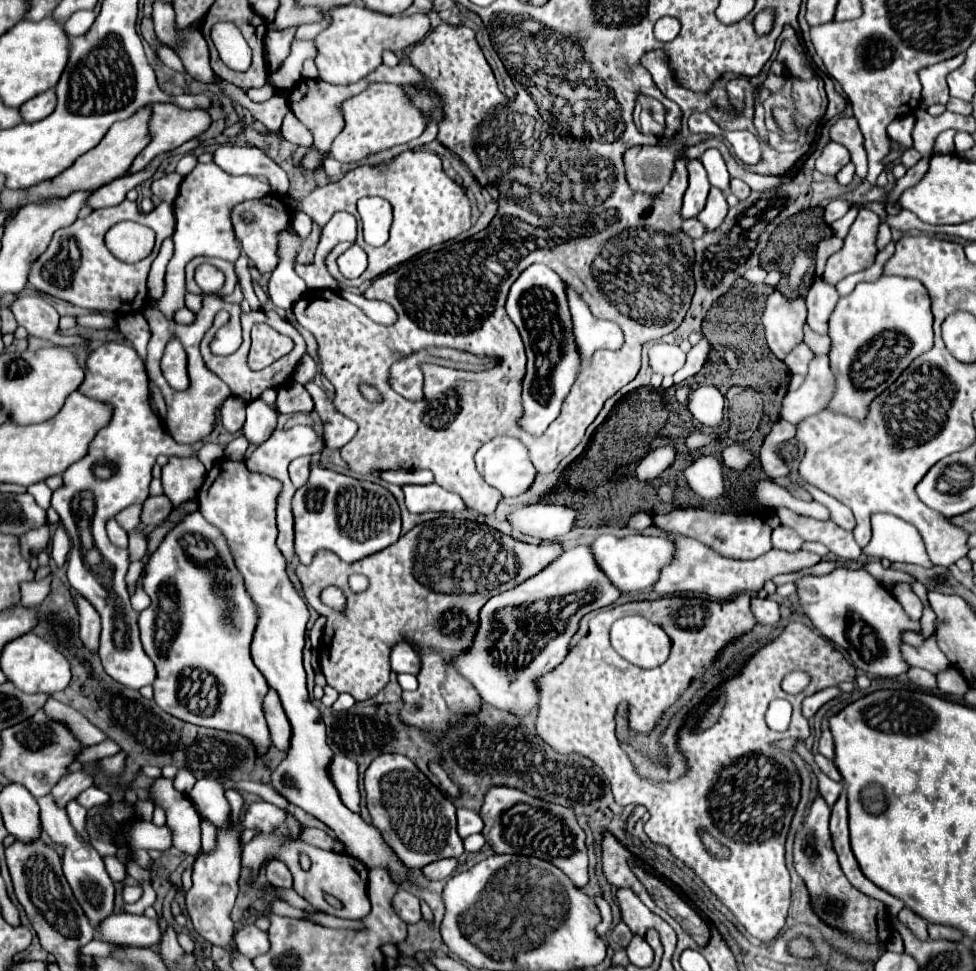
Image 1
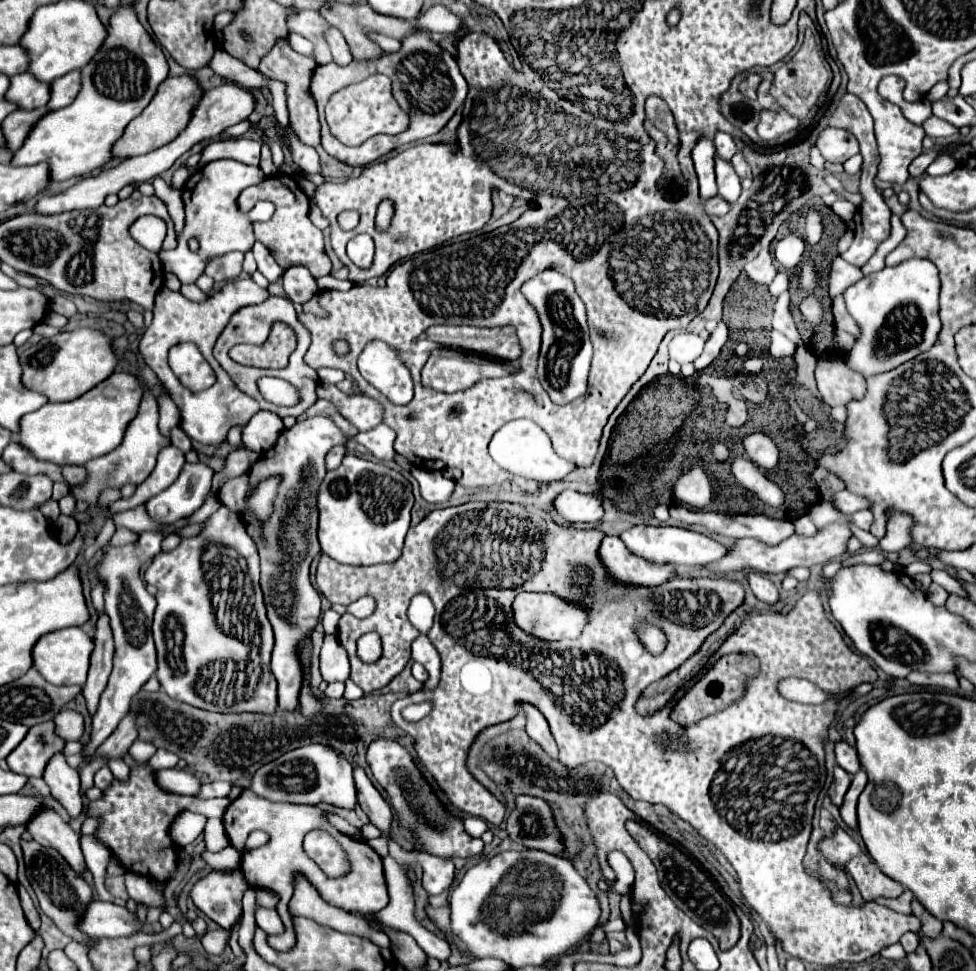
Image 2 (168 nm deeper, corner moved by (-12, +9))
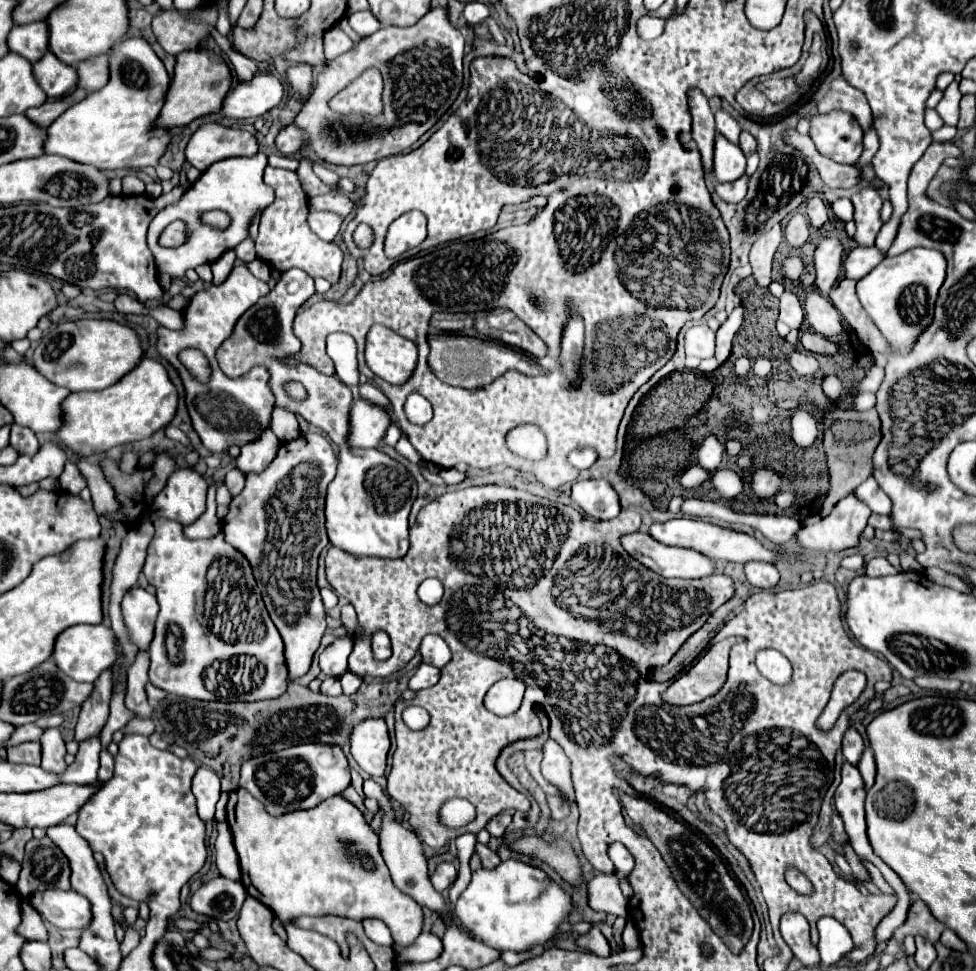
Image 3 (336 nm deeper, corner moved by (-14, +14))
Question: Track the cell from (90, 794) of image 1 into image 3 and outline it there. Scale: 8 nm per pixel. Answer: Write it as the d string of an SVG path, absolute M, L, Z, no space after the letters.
M102 749L102 753L100 753L98 779L100 781L108 781L108 779L112 779L112 775L114 775L114 757L106 749Z

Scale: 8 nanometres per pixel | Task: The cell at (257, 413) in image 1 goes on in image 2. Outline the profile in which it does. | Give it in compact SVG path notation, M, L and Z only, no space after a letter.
M260 410L256 412L250 422L242 430L242 442L246 448L254 452L264 452L270 446L274 446L278 434L282 432L282 420L274 412Z

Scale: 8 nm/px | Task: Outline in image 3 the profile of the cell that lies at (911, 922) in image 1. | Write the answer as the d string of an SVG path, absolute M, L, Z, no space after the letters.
M916 899L908 911L906 923L894 931L893 938L899 942L908 935L922 935L922 937L930 939L932 943L936 943L940 939L942 931L944 931L944 925L932 917L932 913L924 905L924 901Z

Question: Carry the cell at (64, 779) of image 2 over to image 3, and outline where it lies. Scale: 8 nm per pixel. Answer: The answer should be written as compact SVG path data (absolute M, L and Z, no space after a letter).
M44 729L42 737L40 737L40 745L42 745L42 767L46 771L62 773L66 769L66 763L64 763L66 747L64 747L64 739L62 739L60 731Z

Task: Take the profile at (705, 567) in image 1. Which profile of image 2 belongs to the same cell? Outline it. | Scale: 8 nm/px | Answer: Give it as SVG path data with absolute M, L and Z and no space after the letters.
M828 526L826 530L818 530L814 536L810 538L802 538L798 534L792 534L790 538L782 540L778 546L766 546L758 540L752 538L742 538L736 540L732 548L728 548L728 552L716 560L706 564L706 570L714 572L714 574L726 574L726 572L738 572L738 570L750 570L750 572L758 572L758 574L780 574L786 572L790 568L796 566L814 566L814 564L826 564L832 558L840 556L846 552L846 542L850 538L850 530L846 530L846 526Z

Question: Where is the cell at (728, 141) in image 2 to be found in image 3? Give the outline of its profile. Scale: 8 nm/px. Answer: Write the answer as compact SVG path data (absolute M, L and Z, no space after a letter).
M720 109L716 113L716 131L720 131L726 139L730 139L732 143L738 143L738 135L740 135L740 125L738 121L726 113L724 109Z

